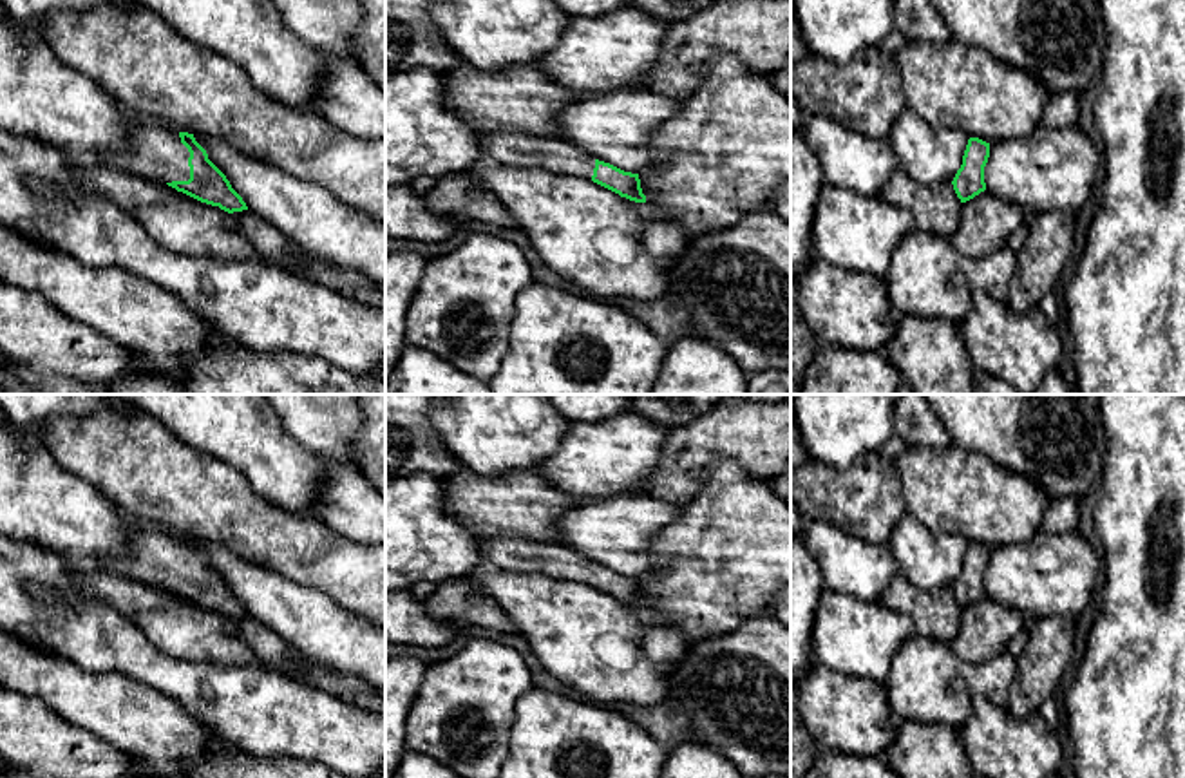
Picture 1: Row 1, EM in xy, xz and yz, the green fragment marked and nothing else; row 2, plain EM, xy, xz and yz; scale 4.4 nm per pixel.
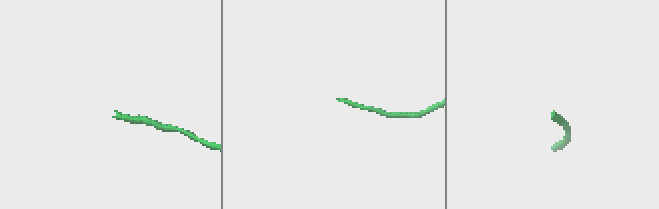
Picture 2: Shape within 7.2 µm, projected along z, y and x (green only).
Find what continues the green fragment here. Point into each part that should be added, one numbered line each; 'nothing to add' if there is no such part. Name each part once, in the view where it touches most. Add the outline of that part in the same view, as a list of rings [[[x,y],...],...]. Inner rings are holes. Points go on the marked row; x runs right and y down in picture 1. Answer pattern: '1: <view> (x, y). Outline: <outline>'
1: xy (154, 151). Outline: [[[136,118],[125,150],[107,148],[94,163],[119,168],[157,183],[188,181],[190,152],[179,132],[159,121]]]

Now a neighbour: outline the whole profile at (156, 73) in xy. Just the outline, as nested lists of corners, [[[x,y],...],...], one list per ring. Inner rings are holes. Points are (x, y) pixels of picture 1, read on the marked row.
[[[100,2],[83,13],[60,11],[43,14],[38,22],[43,27],[43,42],[62,63],[89,76],[137,118],[159,121],[177,132],[221,138],[237,152],[277,166],[300,181],[320,185],[340,201],[385,224],[385,139],[355,138],[315,110],[289,109],[261,94],[239,65],[185,38],[145,5],[127,9]]]

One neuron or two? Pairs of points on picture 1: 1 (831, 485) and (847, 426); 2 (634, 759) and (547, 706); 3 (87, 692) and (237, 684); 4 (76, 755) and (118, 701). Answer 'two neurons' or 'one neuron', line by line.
1: two neurons
2: one neuron
3: two neurons
4: two neurons

